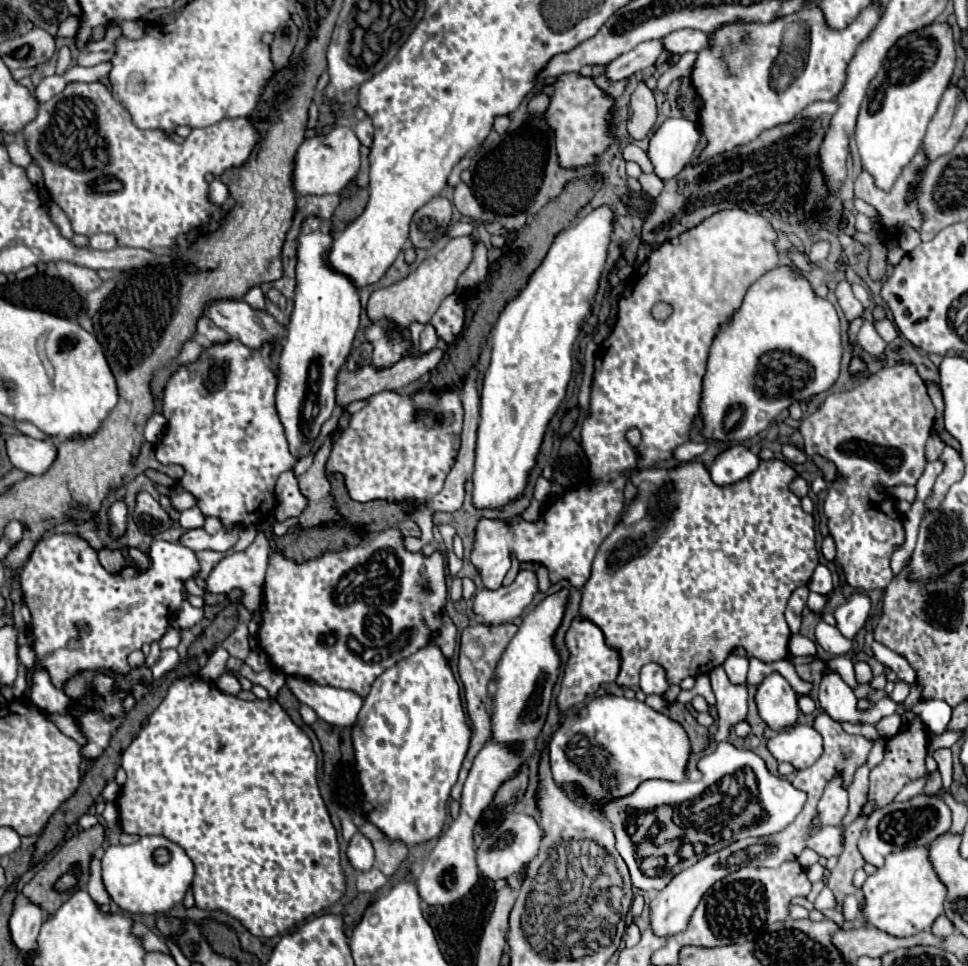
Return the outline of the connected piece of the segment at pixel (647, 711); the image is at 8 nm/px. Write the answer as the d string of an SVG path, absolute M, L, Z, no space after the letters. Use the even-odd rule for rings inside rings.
M602 696L594 698L588 704L588 710L583 710L576 718L562 721L558 730L550 740L550 764L552 776L556 784L570 784L582 786L582 798L586 798L586 808L598 816L604 816L602 808L618 798L630 796L642 782L646 780L670 780L682 782L686 780L686 766L690 760L690 738L684 726L676 720L670 720L662 712L652 710L648 704L618 696Z

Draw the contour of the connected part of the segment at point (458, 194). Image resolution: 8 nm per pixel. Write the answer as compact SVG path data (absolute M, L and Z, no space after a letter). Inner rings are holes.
M460 182L456 188L454 188L454 198L452 198L454 206L460 210L460 214L468 216L468 218L474 218L474 220L488 220L490 214L486 214L480 204L476 202L476 198L472 196L468 184Z

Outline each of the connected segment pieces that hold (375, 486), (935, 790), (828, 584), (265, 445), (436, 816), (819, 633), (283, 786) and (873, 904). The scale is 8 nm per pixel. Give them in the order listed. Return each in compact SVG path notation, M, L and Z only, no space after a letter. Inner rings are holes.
M380 392L370 396L366 408L352 416L348 428L342 432L332 448L328 460L328 472L342 472L346 488L352 500L368 502L376 498L384 500L418 500L426 502L438 494L450 472L456 452L460 448L462 432L462 402L458 392L416 392L412 396L400 396L396 392Z
M934 770L934 772L930 772L922 794L926 794L926 796L940 796L940 790L942 790L942 776L940 776L938 770Z
M820 564L820 566L814 570L814 574L812 574L810 582L808 582L808 588L810 588L812 592L822 594L822 596L828 596L828 594L832 592L832 574L830 574L830 570L828 570L824 564Z
M238 340L210 344L202 350L198 360L182 364L170 376L164 388L162 414L168 420L168 428L156 446L156 460L164 466L182 466L184 476L178 480L182 490L190 492L196 498L204 518L214 516L224 526L240 524L242 520L252 526L260 522L262 516L270 514L276 504L276 480L282 472L294 466L294 456L288 450L288 442L274 404L278 372L272 366L272 350L274 342L264 342L260 348L242 346Z
M428 642L422 650L396 662L374 680L362 710L358 712L356 724L352 726L352 746L364 792L364 818L382 830L390 842L402 842L410 848L438 838L448 818L452 786L458 780L470 746L470 724L466 722L460 684L450 668L450 660L442 654L438 644Z
M820 622L816 626L816 642L830 654L834 656L840 656L840 654L850 654L852 652L852 642L848 638L842 638L842 634L834 628L834 626L828 626L824 622Z
M200 676L180 678L168 688L166 698L154 710L148 724L140 730L140 734L124 750L122 768L128 774L128 780L116 798L122 830L128 834L138 834L138 836L150 836L150 834L164 836L164 838L176 842L180 848L184 848L184 852L188 854L188 858L194 862L194 868L196 868L192 888L194 888L194 900L196 900L198 908L224 910L230 916L238 918L254 936L272 938L276 934L284 934L286 930L294 928L296 922L302 922L304 918L332 906L344 894L346 882L344 882L344 874L340 868L340 848L338 848L338 840L336 840L336 830L330 822L328 810L318 792L316 754L312 750L312 742L290 720L290 716L280 708L278 702L270 702L270 700L246 702L236 696L228 696L228 694L220 692L216 686L210 686L210 682L204 682Z
M906 848L886 858L886 864L870 874L862 886L860 914L870 926L892 936L914 936L928 930L944 912L946 888L938 880L926 848Z

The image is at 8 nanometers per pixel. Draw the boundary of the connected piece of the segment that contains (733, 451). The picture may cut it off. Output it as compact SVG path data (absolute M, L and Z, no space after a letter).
M734 444L720 452L710 466L710 476L718 486L734 484L758 468L760 458L752 454L744 444Z

